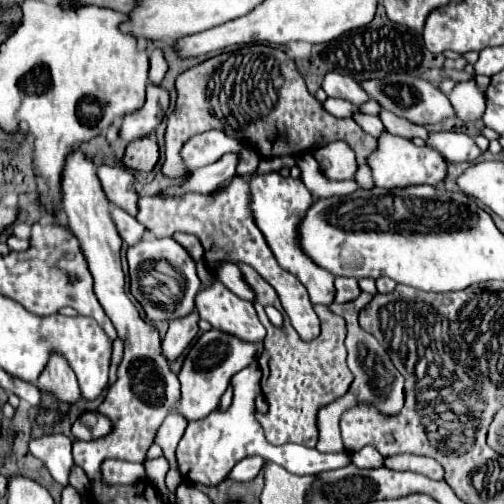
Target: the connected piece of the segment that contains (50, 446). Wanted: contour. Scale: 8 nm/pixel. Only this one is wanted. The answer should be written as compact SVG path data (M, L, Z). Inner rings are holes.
M47 434L43 438L29 442L29 452L39 458L51 472L51 476L67 486L67 476L71 468L71 440L63 434Z

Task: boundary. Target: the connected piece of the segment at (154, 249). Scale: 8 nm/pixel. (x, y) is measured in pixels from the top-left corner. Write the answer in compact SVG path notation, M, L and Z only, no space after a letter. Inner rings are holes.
M149 238L149 240L137 242L135 246L129 246L129 250L127 250L127 262L129 262L129 274L131 274L131 292L141 302L141 306L145 308L149 320L171 320L171 318L179 318L179 316L185 316L185 314L189 314L189 312L195 310L195 294L201 288L201 282L199 282L199 278L195 274L195 262L189 256L189 252L181 244L177 244L173 238ZM145 260L167 260L167 262L171 262L183 274L183 278L185 278L185 292L183 292L181 302L175 306L175 310L171 310L171 312L169 310L161 310L157 304L145 300L141 288L137 286L137 270L139 270L139 264L145 262Z

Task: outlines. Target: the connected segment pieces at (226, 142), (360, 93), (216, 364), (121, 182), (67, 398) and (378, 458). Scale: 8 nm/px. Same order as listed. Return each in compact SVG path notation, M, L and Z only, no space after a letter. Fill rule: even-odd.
M209 130L193 136L183 146L183 160L187 162L189 170L197 170L201 166L217 162L227 152L239 152L243 148L245 144L241 140L229 138L221 130Z
M329 72L323 78L321 88L327 92L327 96L331 98L343 98L343 100L351 100L355 104L365 104L371 98L367 98L367 92L363 90L363 86L353 80L347 74L337 74L337 72Z
M219 330L203 332L199 340L193 344L193 348L189 350L189 354L185 356L183 366L179 370L181 398L175 406L175 414L183 416L187 422L207 418L207 414L211 414L219 406L219 400L229 386L229 378L241 368L249 366L253 360L257 360L261 352L263 352L263 344L241 342L239 338Z
M99 166L97 176L101 180L101 188L107 196L107 200L131 216L137 214L137 190L135 190L135 176L127 168L111 168L111 166Z
M51 354L43 374L37 380L37 388L51 392L57 400L75 404L81 400L77 378L69 366L67 360L63 360L63 354Z
M363 446L351 454L351 462L359 468L379 468L383 466L383 456L375 450L375 446Z

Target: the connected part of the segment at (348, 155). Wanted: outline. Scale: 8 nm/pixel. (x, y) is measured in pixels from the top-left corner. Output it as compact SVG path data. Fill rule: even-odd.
M331 142L323 148L313 150L313 158L319 162L319 168L329 180L351 180L357 162L353 150L345 142Z

